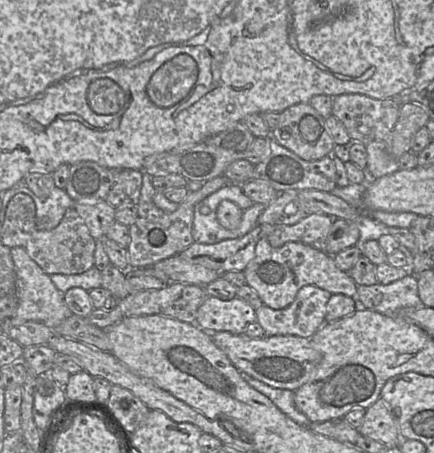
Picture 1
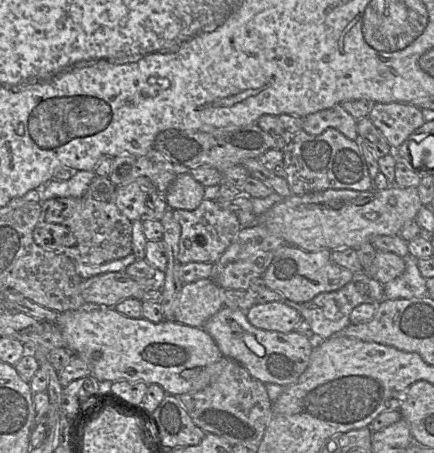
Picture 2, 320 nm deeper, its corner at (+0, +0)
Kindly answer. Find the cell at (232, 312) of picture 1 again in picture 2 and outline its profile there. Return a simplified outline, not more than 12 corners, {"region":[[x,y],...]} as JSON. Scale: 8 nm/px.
{"region":[[281,302],[246,310],[256,328],[292,332],[304,320]]}

